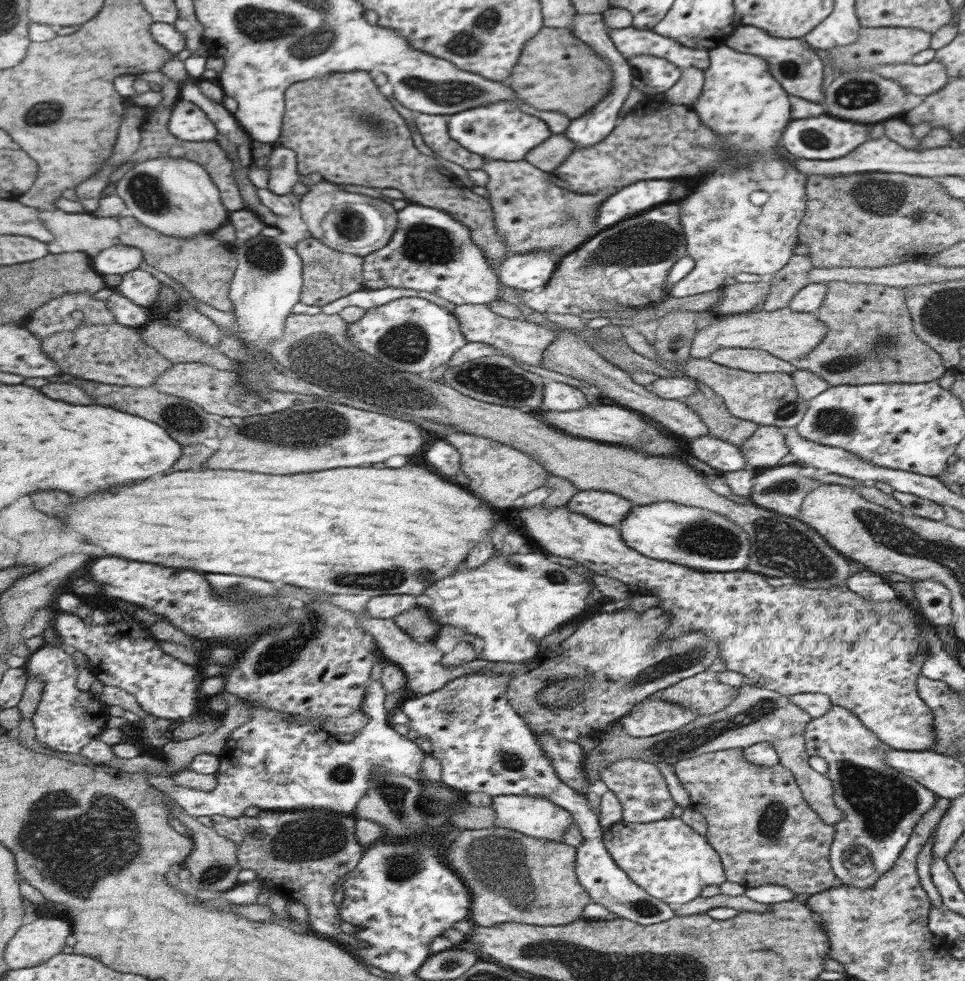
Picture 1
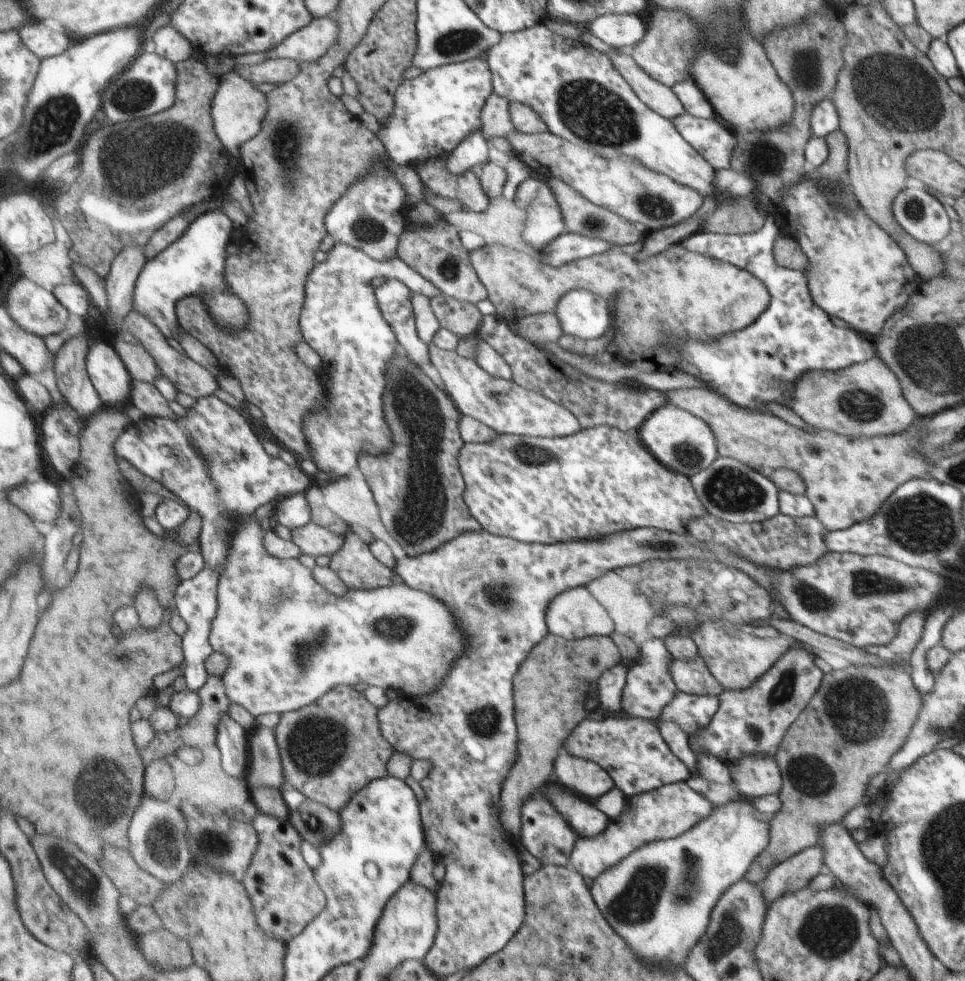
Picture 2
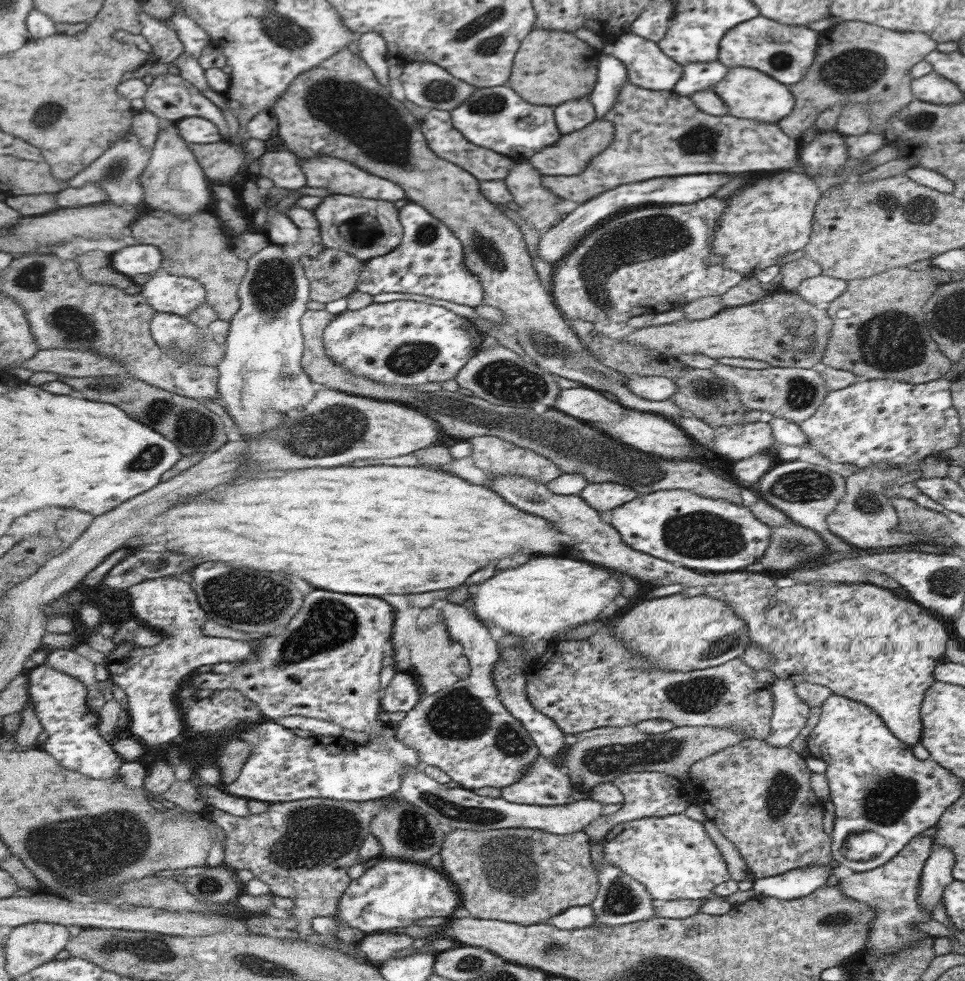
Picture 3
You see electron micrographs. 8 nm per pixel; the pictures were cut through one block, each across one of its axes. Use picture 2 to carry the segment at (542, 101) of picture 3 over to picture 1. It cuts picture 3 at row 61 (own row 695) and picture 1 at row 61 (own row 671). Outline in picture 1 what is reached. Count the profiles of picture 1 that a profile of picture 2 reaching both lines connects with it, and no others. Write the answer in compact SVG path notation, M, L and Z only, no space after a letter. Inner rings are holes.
M543 26L523 42L507 84L519 101L537 110L560 112L573 120L601 102L611 88L612 76L611 67L569 29Z

